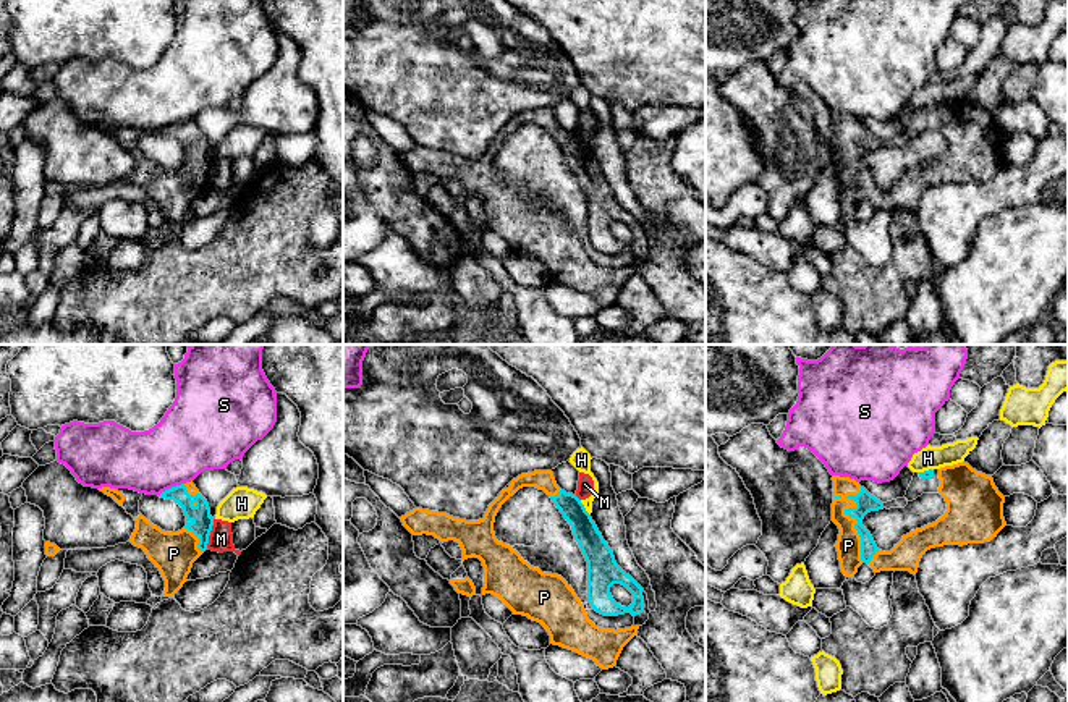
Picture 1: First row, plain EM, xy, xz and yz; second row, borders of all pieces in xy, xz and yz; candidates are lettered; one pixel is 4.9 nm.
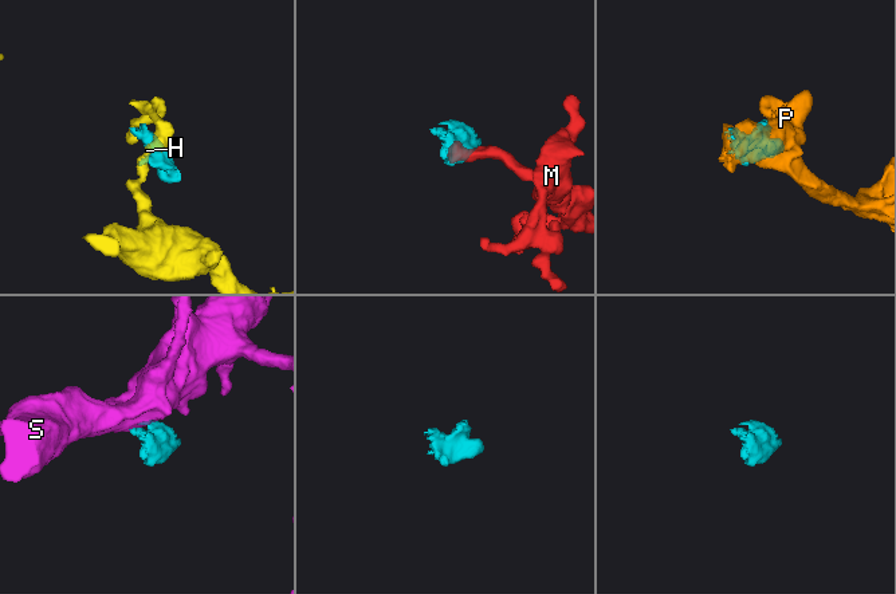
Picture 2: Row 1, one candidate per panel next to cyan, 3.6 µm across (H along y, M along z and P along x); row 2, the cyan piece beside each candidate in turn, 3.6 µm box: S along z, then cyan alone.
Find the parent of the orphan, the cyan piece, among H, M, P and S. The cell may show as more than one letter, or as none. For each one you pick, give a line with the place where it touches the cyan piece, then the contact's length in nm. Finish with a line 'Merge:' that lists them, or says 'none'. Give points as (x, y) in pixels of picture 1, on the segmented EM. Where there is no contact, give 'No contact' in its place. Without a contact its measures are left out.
P: Touches cyan at yz (856, 520). Shared border 380 nm
Merge: P

